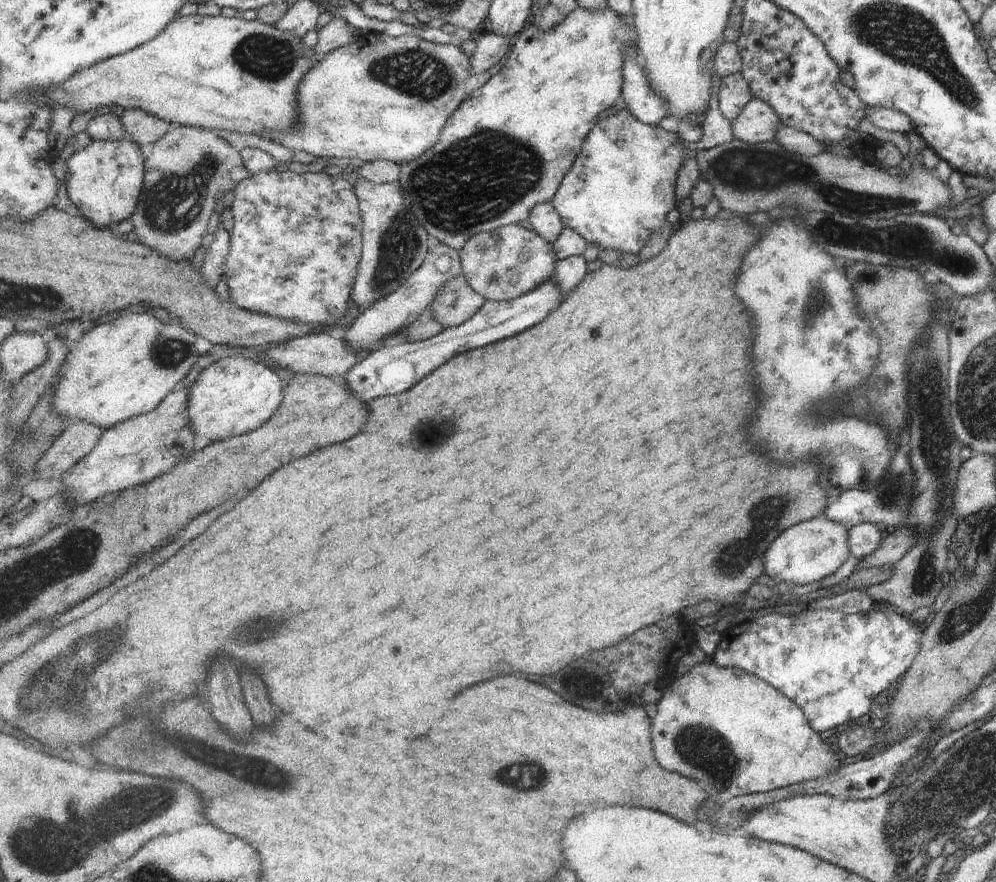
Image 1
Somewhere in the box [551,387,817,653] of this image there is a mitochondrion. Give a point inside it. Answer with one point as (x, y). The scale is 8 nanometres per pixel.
(775, 509)

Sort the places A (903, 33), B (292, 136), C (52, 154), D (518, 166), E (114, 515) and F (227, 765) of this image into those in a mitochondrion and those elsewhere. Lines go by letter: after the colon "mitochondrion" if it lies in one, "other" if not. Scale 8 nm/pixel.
A: mitochondrion
B: other
C: other
D: mitochondrion
E: other
F: other

